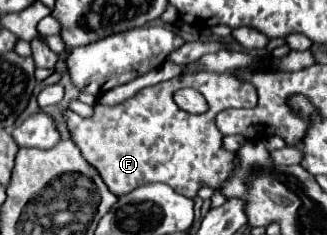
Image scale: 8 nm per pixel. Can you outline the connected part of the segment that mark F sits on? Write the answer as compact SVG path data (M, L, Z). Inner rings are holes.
M201 71L145 87L115 107L95 105L95 113L89 119L83 119L73 111L65 111L65 117L75 145L81 149L83 157L99 171L115 195L125 195L147 183L167 183L177 193L195 197L201 183L207 183L215 189L223 179L229 177L233 167L233 153L223 149L223 135L213 126L215 115L229 107L255 105L257 93L251 83L237 81L235 77L229 77L229 73ZM185 87L191 87L205 97L209 105L205 113L191 115L175 105L173 93Z

